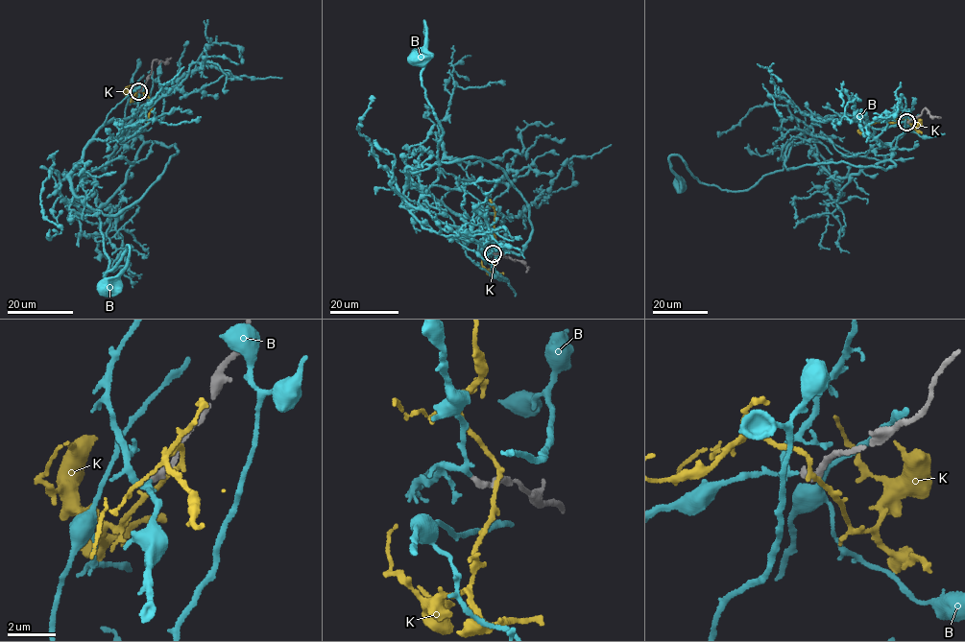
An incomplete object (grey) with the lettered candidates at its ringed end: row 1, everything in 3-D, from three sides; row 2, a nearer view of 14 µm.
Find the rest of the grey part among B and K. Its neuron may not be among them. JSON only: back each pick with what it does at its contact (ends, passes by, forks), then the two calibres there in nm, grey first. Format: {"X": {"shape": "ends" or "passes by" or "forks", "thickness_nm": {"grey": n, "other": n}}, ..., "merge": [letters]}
{"B": {"shape": "passes by", "thickness_nm": {"grey": 280, "other": 200}}, "merge": ["B"]}

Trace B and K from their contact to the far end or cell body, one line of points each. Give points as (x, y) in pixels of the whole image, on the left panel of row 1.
B: (138, 92), (136, 115), (98, 129), (69, 176), (100, 218), (105, 276), (130, 248), (107, 287)
K: (141, 90), (142, 87), (144, 98), (148, 96), (153, 106), (146, 126)

